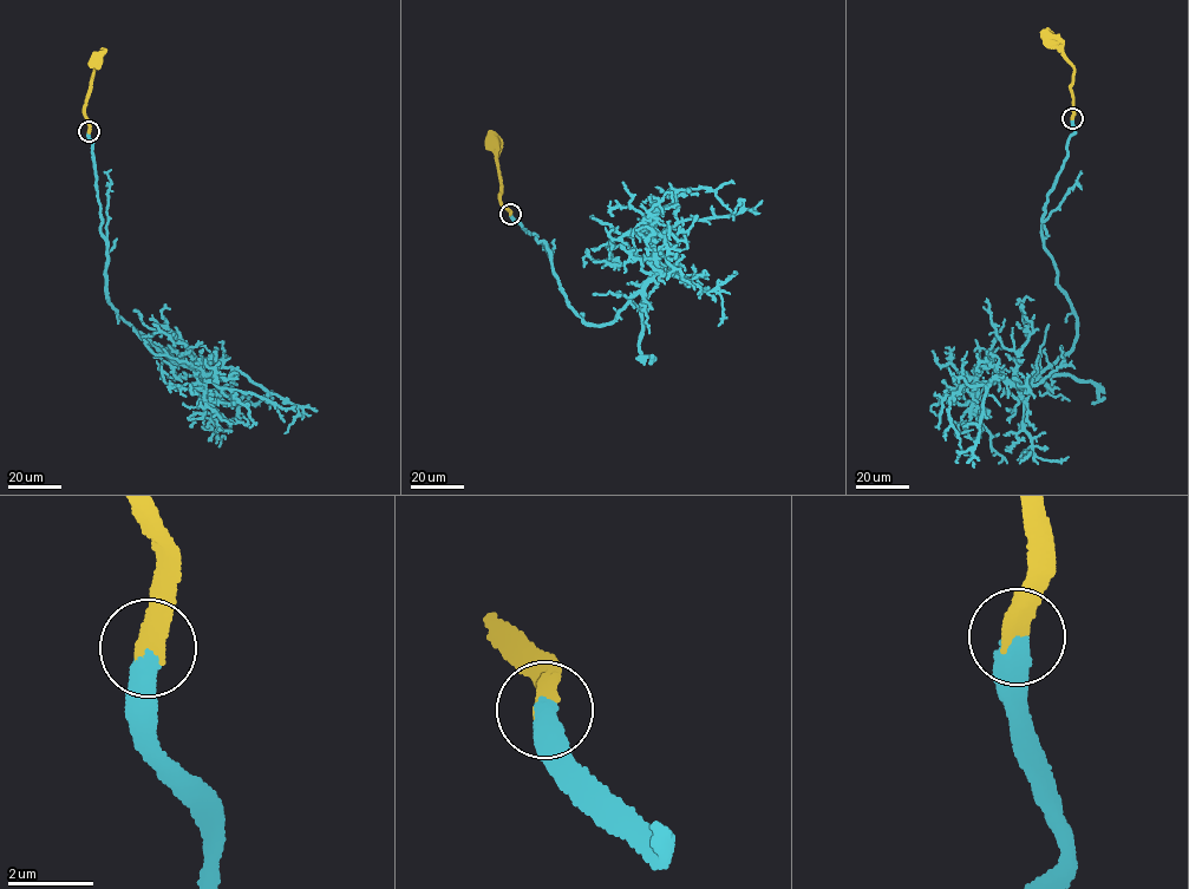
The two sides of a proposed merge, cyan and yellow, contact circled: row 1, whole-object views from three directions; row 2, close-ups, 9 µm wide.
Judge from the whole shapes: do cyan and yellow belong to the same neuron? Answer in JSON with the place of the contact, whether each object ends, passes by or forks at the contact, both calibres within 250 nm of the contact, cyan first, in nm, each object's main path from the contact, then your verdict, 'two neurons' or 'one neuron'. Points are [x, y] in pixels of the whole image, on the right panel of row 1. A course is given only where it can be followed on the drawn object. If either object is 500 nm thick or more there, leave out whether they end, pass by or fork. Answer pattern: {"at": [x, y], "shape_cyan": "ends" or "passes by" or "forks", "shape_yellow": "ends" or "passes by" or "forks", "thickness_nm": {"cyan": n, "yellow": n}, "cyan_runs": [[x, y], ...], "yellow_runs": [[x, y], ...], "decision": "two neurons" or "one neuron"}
{"at": [1072, 118], "thickness_nm": {"cyan": 480, "yellow": 500}, "cyan_runs": [[1072, 118], [1041, 234], [1075, 312], [1075, 342], [1025, 384], [991, 380], [977, 442], [956, 451], [958, 463]], "yellow_runs": [[1072, 118], [1070, 84], [1075, 67], [1051, 39]], "decision": "one neuron"}

